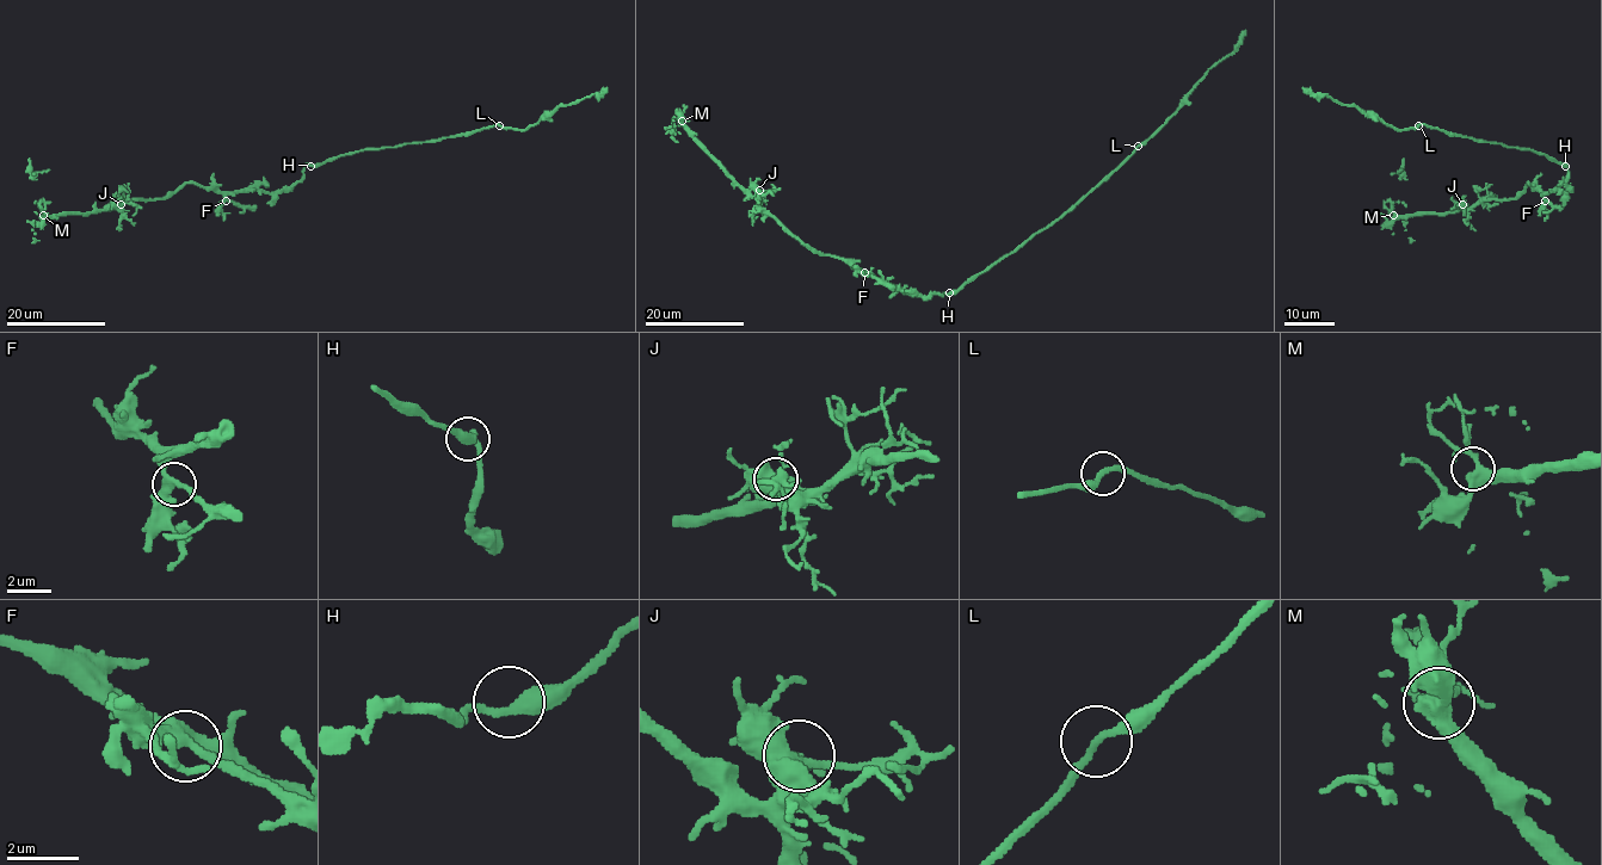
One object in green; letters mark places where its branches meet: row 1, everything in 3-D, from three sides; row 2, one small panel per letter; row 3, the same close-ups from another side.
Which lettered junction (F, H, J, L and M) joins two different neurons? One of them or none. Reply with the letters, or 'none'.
none

